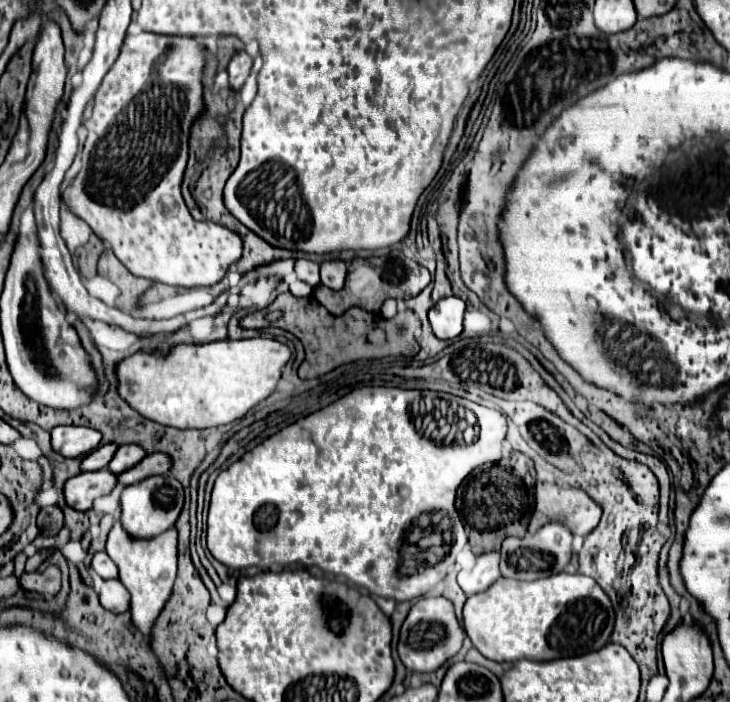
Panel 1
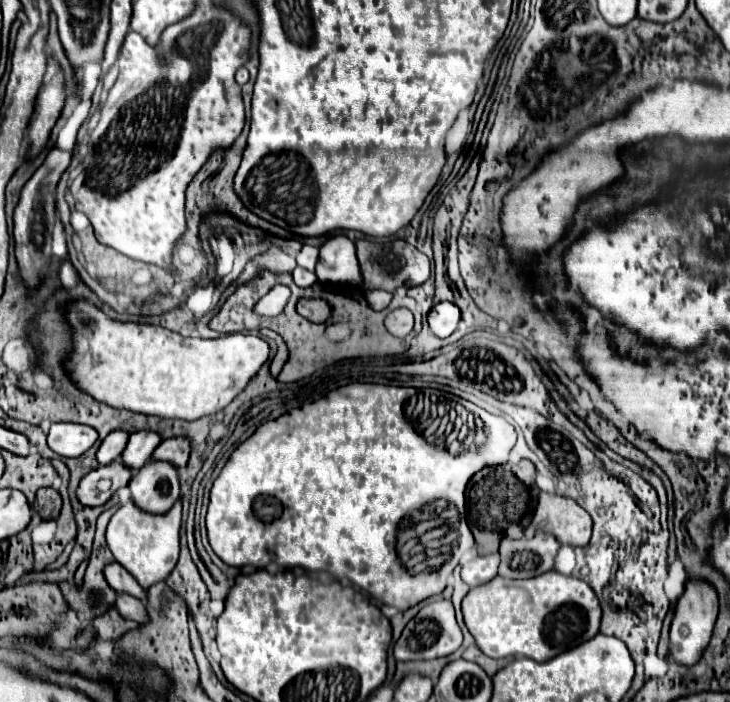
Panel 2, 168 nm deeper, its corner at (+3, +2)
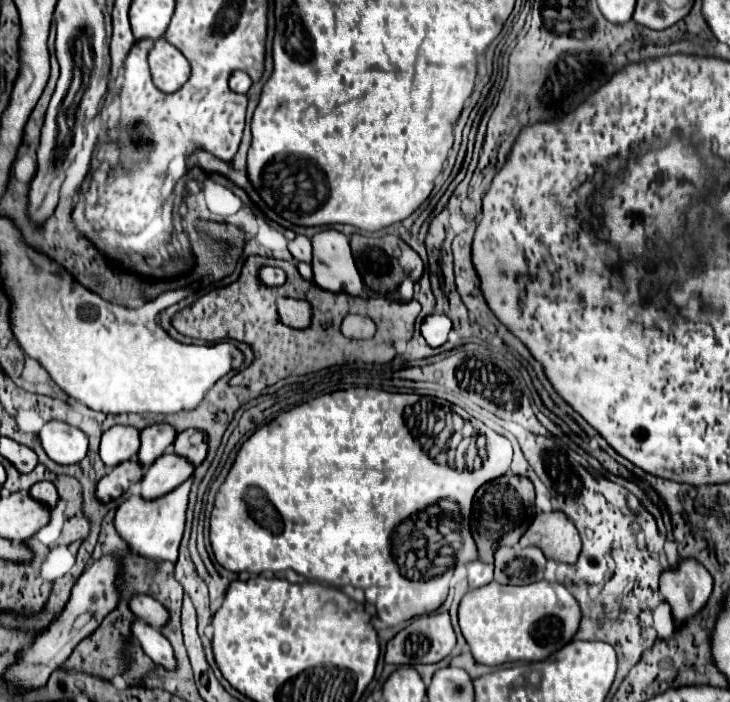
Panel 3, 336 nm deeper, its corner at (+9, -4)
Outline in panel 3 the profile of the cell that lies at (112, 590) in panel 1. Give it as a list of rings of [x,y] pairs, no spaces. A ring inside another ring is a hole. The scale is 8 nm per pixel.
[[[135,618],[131,624],[131,632],[133,638],[141,644],[141,648],[145,650],[145,654],[155,662],[161,664],[165,668],[175,668],[175,656],[173,656],[173,648],[169,644],[169,640],[153,626],[149,626],[147,622]]]

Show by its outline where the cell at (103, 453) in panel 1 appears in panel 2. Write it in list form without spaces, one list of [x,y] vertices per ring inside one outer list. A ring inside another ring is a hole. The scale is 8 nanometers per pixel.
[[[115,430],[111,432],[103,442],[101,442],[101,448],[97,452],[97,460],[99,464],[111,464],[117,456],[121,456],[121,452],[125,450],[127,446],[127,438],[129,434],[125,430]]]

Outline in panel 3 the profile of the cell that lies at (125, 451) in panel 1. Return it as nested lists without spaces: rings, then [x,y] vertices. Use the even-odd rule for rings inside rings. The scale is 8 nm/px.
[[[153,424],[141,430],[141,446],[137,452],[137,462],[143,468],[149,468],[153,460],[157,460],[161,454],[165,454],[171,448],[175,436],[177,432],[169,424]]]

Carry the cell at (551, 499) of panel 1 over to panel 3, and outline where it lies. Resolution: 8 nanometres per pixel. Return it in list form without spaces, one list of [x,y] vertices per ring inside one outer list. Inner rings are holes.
[[[559,510],[539,512],[521,538],[521,546],[541,546],[547,558],[573,564],[581,552],[581,538],[573,522]]]

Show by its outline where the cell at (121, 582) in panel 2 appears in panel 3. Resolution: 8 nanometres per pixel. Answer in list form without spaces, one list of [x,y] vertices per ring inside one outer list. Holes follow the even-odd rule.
[[[147,594],[131,596],[129,608],[137,618],[153,624],[155,628],[161,628],[161,624],[165,624],[165,620],[169,620],[169,612],[165,612],[165,608]]]

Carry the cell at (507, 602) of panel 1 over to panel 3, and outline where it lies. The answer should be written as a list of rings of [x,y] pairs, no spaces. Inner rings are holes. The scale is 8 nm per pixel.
[[[541,580],[537,584],[527,584],[521,588],[501,586],[497,582],[491,582],[487,586],[481,586],[479,590],[467,592],[459,604],[461,632],[471,648],[473,658],[479,664],[487,664],[487,666],[499,666],[505,662],[541,662],[575,638],[579,630],[579,622],[581,622],[581,608],[579,602],[573,598],[573,594],[563,584],[547,582],[547,580]]]

